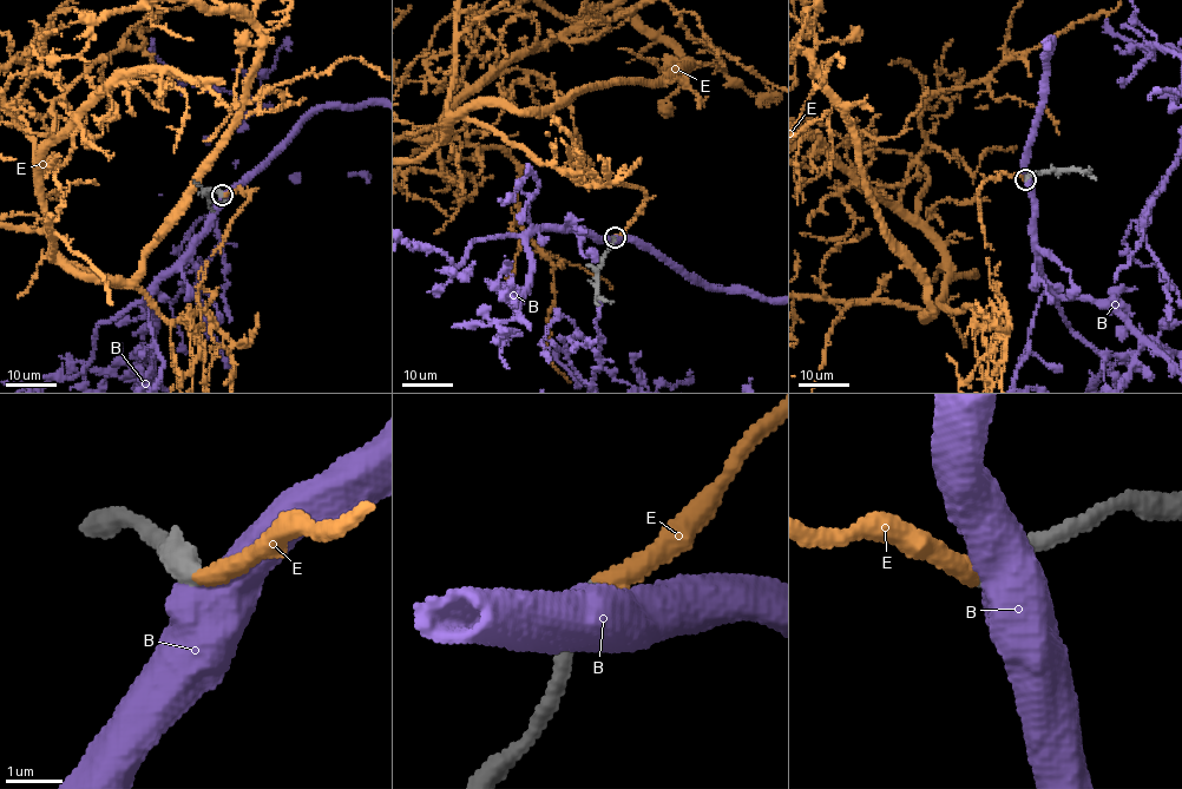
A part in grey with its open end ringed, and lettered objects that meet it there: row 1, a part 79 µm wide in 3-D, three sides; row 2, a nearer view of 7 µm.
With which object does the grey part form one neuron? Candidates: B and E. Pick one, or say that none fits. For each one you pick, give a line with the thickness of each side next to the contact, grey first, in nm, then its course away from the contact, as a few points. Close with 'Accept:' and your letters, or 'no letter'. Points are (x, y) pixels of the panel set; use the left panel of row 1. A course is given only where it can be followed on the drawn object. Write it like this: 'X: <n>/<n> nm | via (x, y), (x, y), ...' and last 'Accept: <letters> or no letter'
E: 440/360 nm
Accept: E

